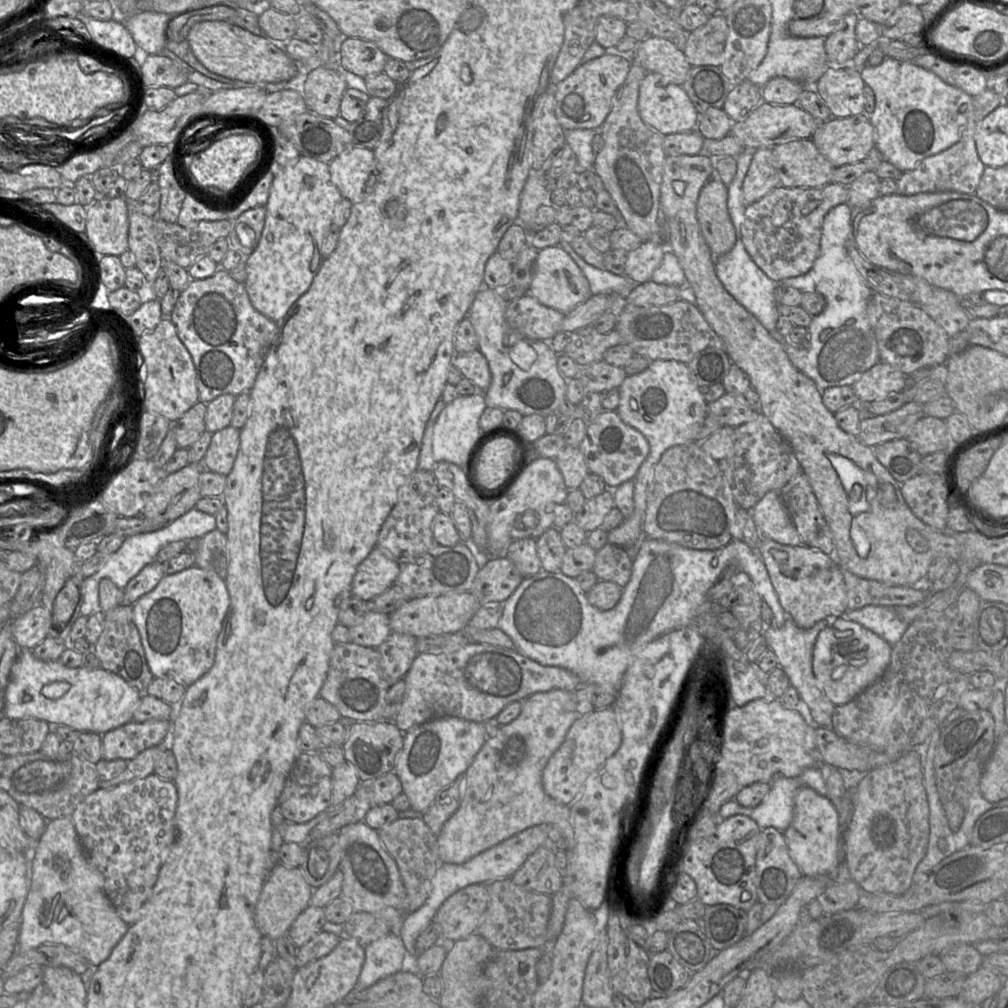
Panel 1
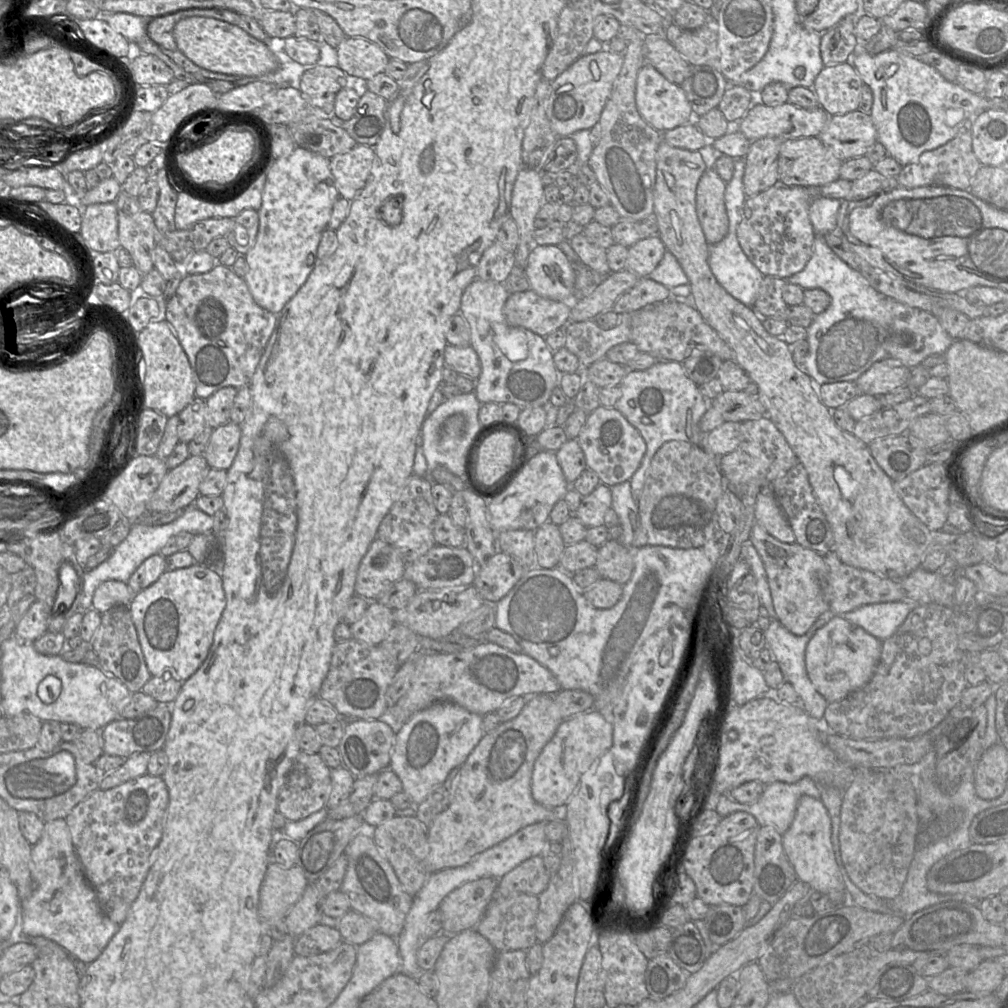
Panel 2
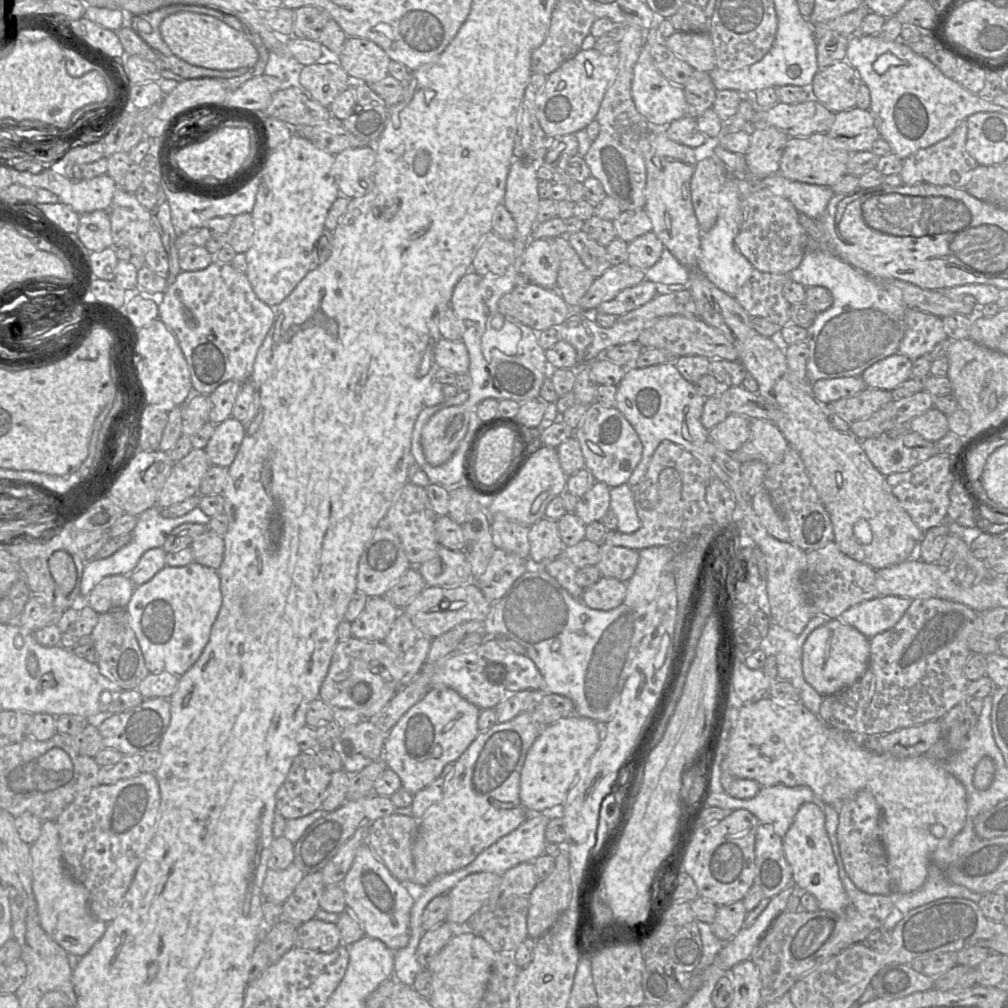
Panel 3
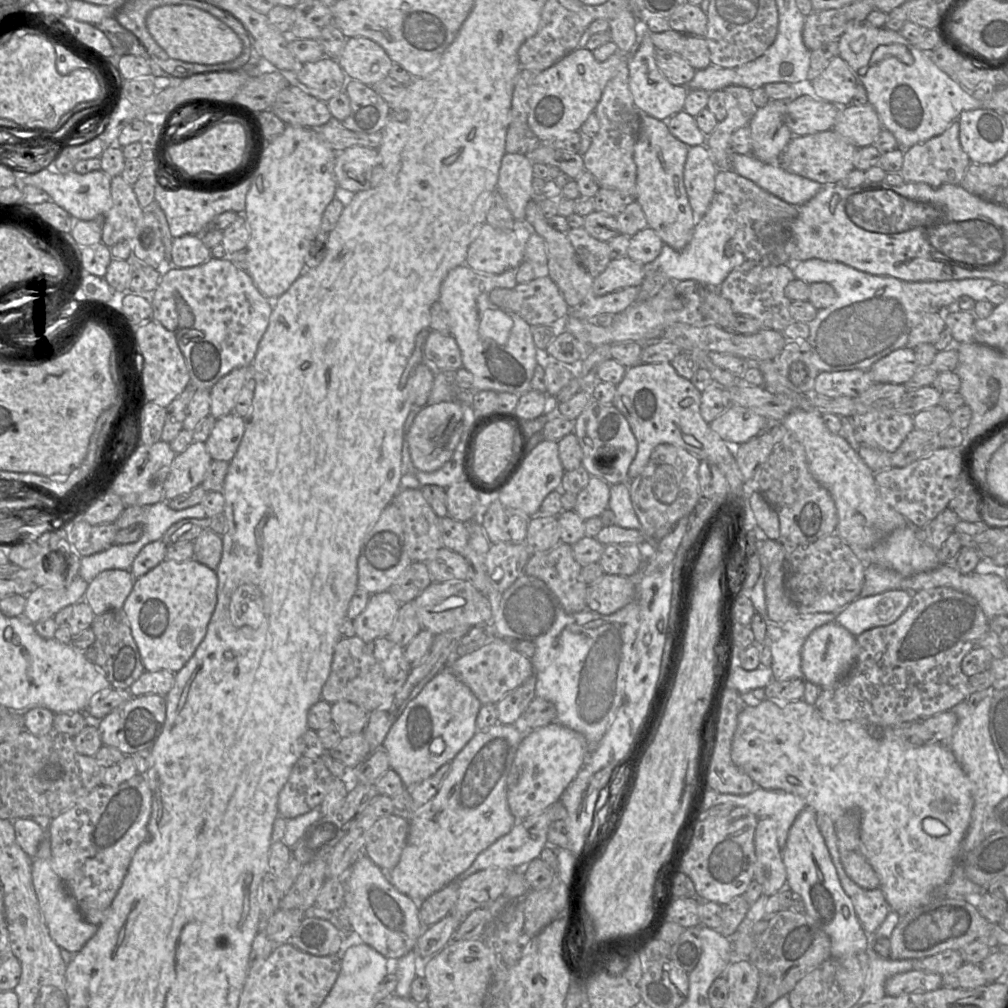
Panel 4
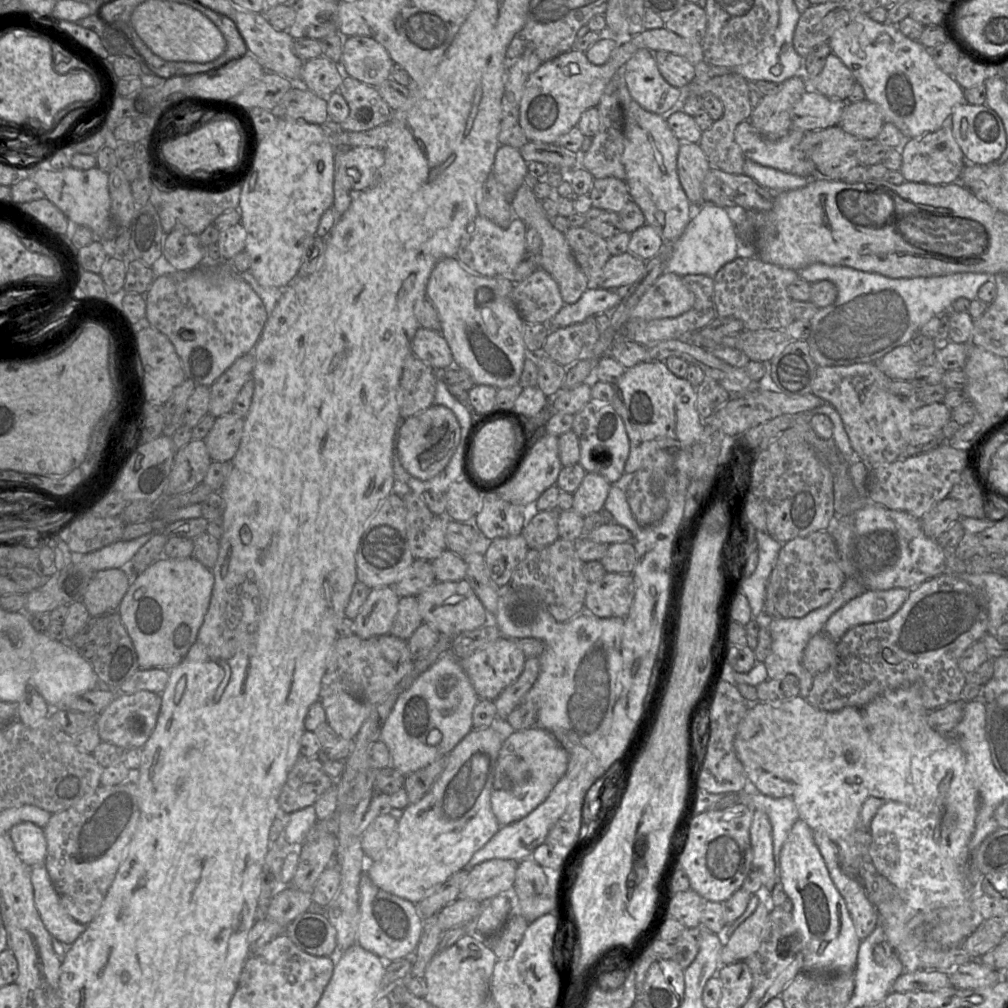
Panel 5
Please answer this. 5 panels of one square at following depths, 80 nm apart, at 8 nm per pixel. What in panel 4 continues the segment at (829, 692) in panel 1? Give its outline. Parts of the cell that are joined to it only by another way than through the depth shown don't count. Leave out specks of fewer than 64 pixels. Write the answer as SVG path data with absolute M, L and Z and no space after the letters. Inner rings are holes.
M836 622L815 629L802 647L801 670L807 681L821 689L836 684L855 664L858 655L856 637Z

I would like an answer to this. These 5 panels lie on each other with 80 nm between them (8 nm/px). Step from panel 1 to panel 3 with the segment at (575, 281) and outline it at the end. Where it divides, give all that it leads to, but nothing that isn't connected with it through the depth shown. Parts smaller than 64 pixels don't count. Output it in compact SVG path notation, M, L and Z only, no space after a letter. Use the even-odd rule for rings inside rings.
M532 238L524 251L524 267L533 283L556 289L559 258L547 239Z

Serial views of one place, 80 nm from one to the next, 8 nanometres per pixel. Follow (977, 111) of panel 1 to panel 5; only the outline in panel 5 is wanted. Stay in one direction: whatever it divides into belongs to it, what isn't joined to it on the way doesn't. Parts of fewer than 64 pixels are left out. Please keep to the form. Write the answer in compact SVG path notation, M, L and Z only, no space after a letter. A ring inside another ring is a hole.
M947 117L940 129L904 141L900 148L902 165L899 171L906 181L929 184L959 182L966 159L952 134L951 125L951 117Z

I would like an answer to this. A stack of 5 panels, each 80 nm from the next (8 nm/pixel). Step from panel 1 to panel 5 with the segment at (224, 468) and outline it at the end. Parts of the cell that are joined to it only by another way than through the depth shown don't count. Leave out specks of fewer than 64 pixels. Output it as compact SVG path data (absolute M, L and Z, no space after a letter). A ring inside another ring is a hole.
M233 412L216 417L213 427L204 439L212 461L230 462L235 456L244 427L244 418Z

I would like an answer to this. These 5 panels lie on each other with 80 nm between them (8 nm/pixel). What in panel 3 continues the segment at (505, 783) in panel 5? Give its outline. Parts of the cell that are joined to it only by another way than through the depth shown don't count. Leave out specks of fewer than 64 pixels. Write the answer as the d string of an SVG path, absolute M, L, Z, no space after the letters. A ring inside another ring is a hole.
M572 715L542 727L530 747L520 776L520 800L532 813L555 813L564 804L569 789L596 752L603 726L589 718Z

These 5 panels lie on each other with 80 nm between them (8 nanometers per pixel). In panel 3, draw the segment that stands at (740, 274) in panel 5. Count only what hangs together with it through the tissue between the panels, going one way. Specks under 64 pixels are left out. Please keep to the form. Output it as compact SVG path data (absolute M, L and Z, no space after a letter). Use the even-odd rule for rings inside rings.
M754 268L749 280L737 291L735 299L750 317L761 317L781 329L790 323L790 303L783 296L784 286L791 280L788 274L773 274Z

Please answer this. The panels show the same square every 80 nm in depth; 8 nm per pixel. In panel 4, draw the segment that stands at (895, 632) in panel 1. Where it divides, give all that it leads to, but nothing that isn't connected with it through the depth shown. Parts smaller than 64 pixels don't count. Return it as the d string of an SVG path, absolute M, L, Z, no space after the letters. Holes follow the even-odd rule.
M888 590L872 596L859 596L837 613L835 622L857 637L868 629L894 623L911 600L912 593L906 590Z

